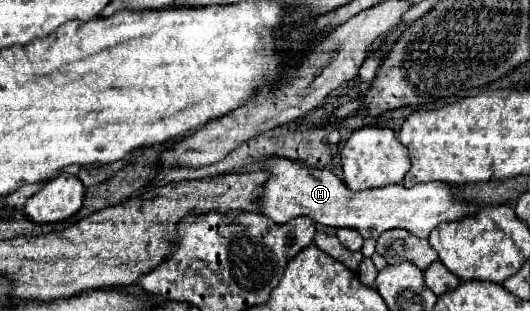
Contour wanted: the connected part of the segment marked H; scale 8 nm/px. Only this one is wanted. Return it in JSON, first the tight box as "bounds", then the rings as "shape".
{"bounds":[256,155,476,239],"shape":[[[270,155],[270,159],[262,159],[258,165],[266,173],[270,173],[270,177],[262,185],[256,205],[260,213],[274,223],[288,223],[294,217],[306,215],[314,219],[314,223],[322,223],[328,227],[358,229],[364,239],[378,239],[384,231],[396,227],[406,229],[416,237],[428,237],[440,221],[462,219],[464,215],[472,215],[476,211],[454,199],[446,183],[422,183],[408,189],[404,185],[386,185],[354,193],[332,171],[316,169],[302,161]]]}

